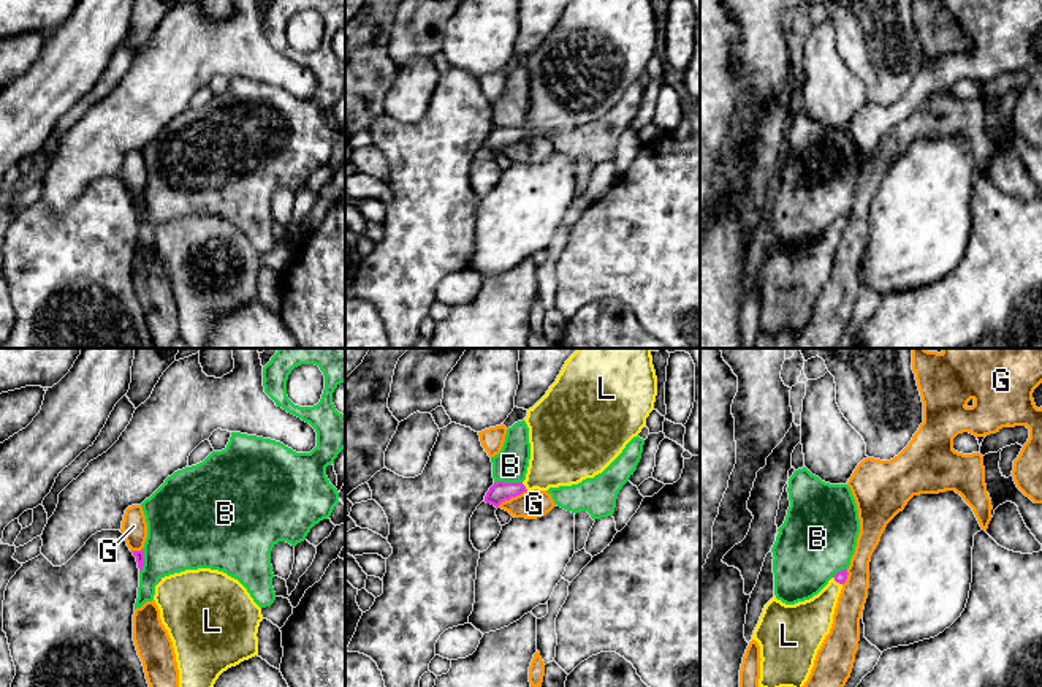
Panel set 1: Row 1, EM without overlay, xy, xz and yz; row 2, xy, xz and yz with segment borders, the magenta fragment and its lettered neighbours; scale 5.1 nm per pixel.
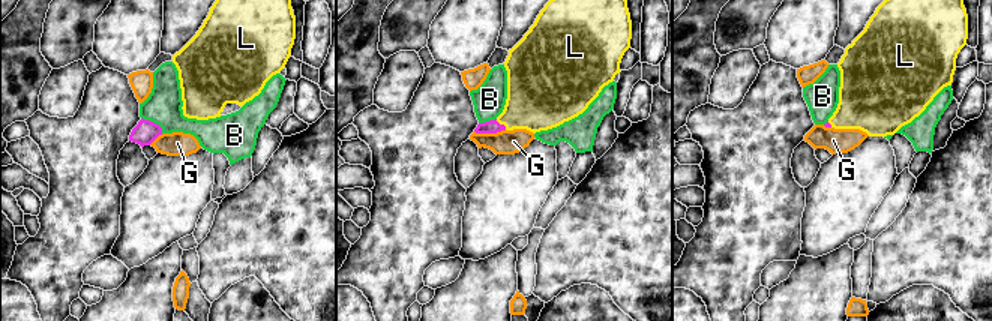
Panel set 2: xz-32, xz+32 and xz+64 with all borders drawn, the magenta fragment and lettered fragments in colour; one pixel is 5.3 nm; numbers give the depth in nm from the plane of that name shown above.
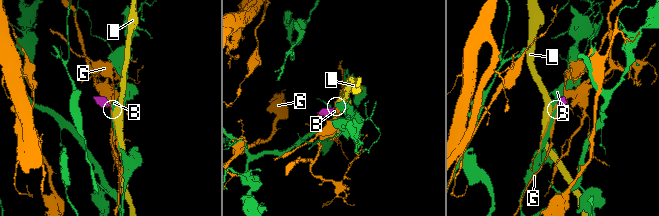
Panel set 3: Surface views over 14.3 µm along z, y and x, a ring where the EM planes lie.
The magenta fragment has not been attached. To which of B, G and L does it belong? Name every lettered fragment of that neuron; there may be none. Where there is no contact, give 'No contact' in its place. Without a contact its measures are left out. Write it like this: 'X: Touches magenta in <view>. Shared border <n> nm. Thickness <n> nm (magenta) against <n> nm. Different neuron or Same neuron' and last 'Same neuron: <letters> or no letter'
B: Touches magenta in xz. Shared border 140 nm. Thickness 100 nm (magenta) against 180 nm. Different neuron
G: Touches magenta in xz. Shared border 180 nm. Thickness 100 nm (magenta) against 140 nm. Different neuron
L: Touches magenta in xz. Shared border 50 nm. Thickness 100 nm (magenta) against 320 nm. Same neuron
Same neuron: L

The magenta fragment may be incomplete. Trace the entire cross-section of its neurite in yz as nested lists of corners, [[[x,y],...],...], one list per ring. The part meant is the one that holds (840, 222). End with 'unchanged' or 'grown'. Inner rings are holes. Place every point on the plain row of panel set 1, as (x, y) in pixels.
[[[838,217],[812,244],[785,250],[776,241],[765,250],[752,285],[760,291],[759,332],[800,337],[808,326],[817,296],[830,279],[833,260],[847,225]]]; grown

